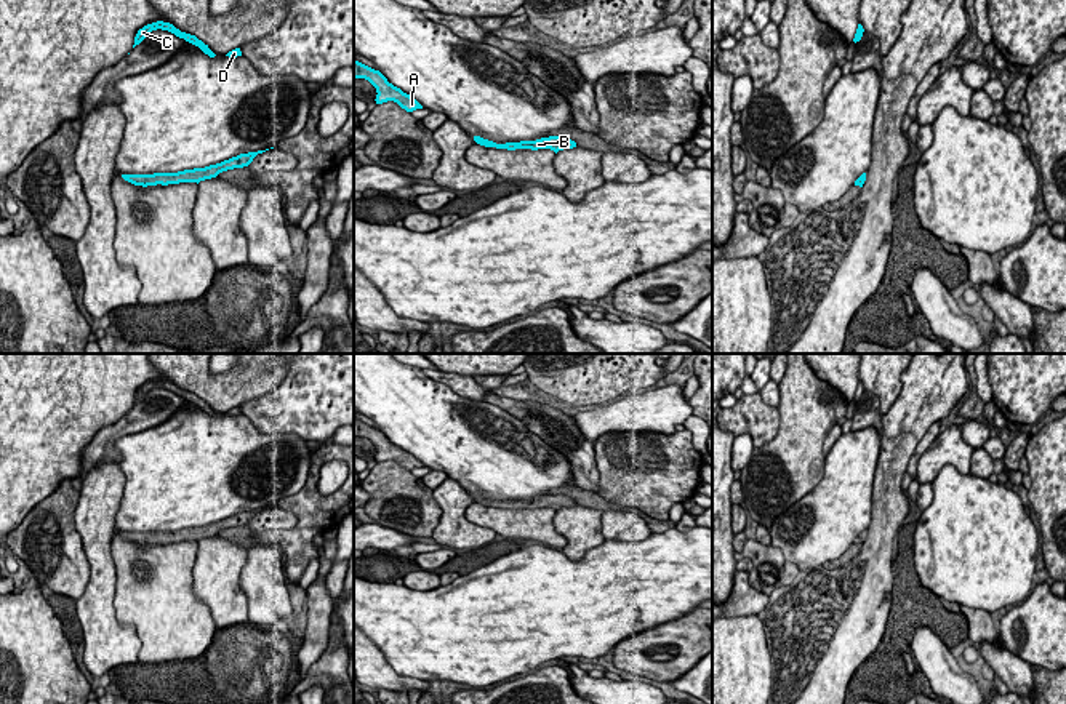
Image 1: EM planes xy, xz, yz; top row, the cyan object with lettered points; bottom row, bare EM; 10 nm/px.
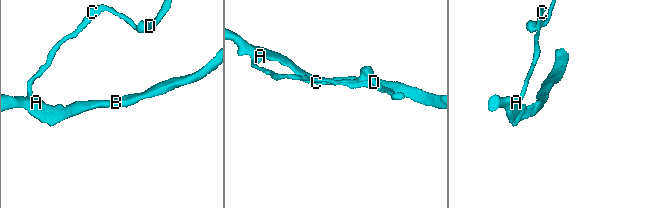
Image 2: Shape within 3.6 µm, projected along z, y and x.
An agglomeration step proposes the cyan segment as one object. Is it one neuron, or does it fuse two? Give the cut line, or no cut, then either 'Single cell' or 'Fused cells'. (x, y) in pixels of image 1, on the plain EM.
No split. Single cell

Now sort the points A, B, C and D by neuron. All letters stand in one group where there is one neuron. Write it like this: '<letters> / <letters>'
A B C D

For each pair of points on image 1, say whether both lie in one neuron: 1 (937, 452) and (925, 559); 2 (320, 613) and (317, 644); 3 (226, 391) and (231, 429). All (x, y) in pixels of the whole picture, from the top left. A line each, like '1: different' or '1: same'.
1: different
2: same
3: different

